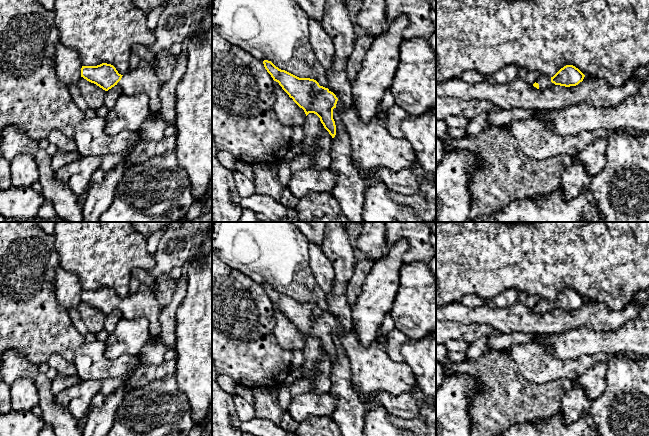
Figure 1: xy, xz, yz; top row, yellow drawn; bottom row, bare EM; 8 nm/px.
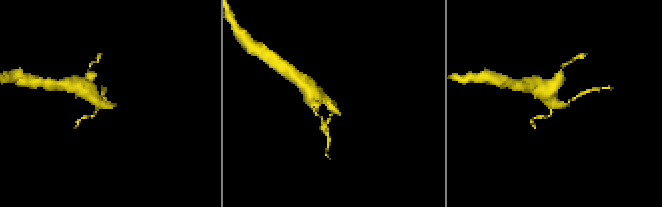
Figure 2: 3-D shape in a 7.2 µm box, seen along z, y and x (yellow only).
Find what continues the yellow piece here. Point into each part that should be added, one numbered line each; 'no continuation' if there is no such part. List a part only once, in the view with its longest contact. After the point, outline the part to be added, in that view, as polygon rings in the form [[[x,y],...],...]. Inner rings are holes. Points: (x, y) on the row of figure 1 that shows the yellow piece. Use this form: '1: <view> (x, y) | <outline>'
1: xy (143, 79) | [[[141,62],[137,69],[124,74],[117,85],[123,94],[129,96],[145,93],[148,98],[150,113],[161,111],[162,104],[159,91],[163,84],[158,80],[151,65]]]

